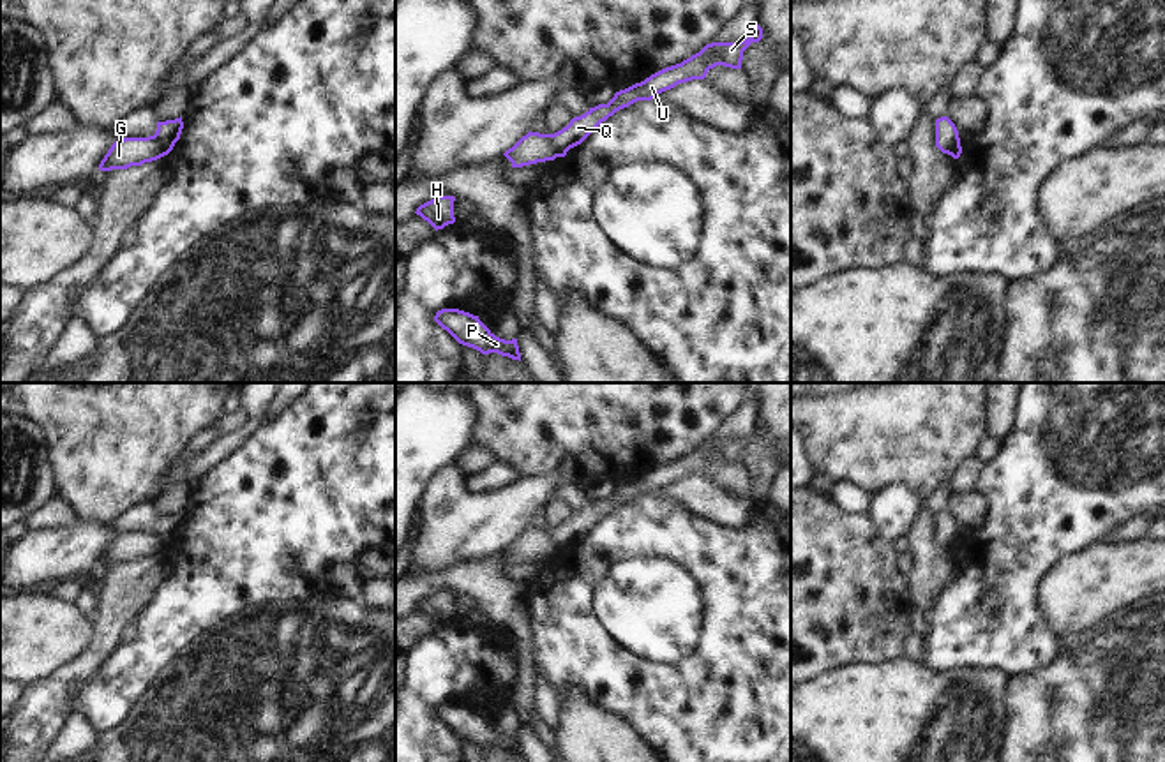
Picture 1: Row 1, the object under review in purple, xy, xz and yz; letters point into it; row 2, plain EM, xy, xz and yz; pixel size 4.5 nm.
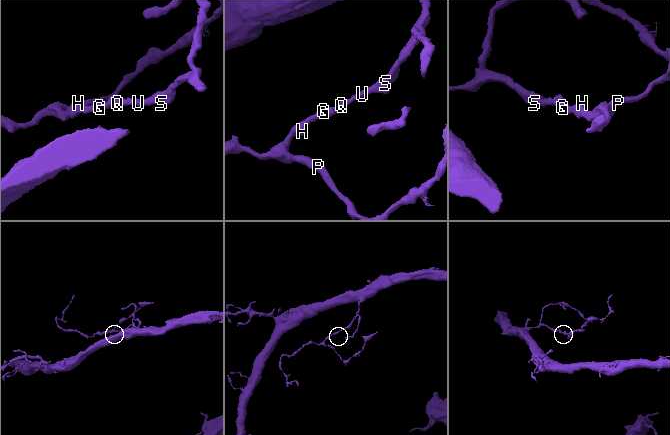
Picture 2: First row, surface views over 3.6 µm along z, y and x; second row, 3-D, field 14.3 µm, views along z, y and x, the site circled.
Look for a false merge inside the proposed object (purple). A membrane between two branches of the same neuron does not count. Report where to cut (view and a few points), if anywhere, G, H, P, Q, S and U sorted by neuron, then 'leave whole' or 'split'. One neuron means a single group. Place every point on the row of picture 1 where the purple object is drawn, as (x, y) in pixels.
cut xz (546, 134), (558, 156); groups G H P / Q S U; split

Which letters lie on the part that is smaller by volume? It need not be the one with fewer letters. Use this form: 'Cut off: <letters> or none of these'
Cut off: G, H, P

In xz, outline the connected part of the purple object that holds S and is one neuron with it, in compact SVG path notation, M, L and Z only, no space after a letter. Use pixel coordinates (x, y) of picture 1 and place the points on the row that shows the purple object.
M754 25L750 37L745 41L706 44L699 53L681 64L665 67L644 81L616 92L607 104L590 108L584 115L572 118L561 131L547 134L549 141L556 148L556 155L565 157L570 148L581 145L602 122L637 101L651 101L658 93L671 90L680 83L704 79L708 71L717 65L741 69L743 51L761 39L763 28Z

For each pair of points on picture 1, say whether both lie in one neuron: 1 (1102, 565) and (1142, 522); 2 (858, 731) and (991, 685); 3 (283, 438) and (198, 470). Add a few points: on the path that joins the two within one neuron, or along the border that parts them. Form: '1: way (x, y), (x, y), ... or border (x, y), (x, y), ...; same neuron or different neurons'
1: border (1144, 535), (1134, 540), (1102, 542); different neurons
2: way (892, 731), (950, 676), (957, 676); same neuron
3: border (249, 436), (191, 487); different neurons

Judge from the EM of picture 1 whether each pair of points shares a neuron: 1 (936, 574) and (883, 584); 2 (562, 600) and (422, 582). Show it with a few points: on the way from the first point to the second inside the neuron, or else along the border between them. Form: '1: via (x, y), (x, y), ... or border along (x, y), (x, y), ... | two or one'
1: border along (906, 575), (909, 598), (915, 605) | two
2: border along (526, 586), (525, 628), (530, 635) | two

